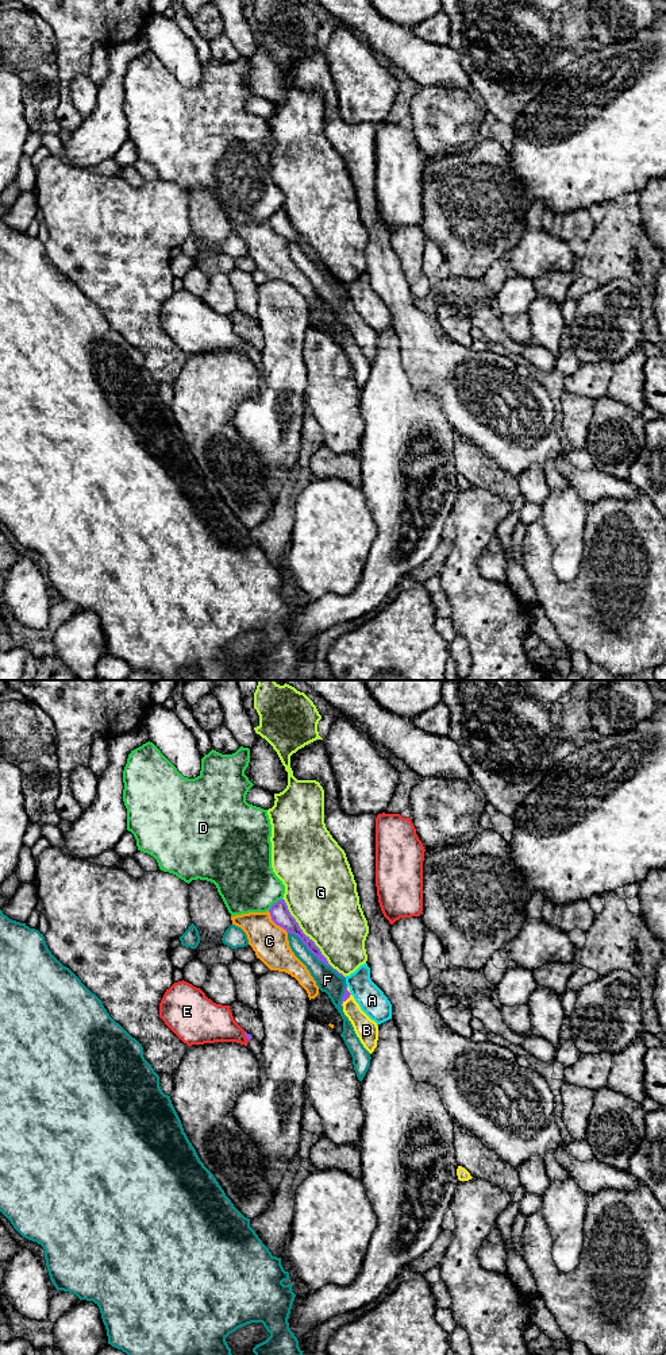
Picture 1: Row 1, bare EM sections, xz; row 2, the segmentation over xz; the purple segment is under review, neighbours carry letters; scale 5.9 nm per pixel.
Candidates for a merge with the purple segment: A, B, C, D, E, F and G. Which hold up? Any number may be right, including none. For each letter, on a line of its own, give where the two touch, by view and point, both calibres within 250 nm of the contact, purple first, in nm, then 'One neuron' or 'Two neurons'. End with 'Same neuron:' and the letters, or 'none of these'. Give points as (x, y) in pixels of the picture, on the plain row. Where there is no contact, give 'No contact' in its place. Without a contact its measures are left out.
A: No contact. Two neurons
B: Touches purple at xz (349, 305). Thickness 40 nm (purple) against 140 nm. One neuron
C: Touches purple at xz (276, 232). Thickness 120 nm (purple) against 220 nm. Two neurons
D: Touches purple at xz (274, 212). Thickness 120 nm (purple) against 360 nm. Two neurons
E: Touches purple at xz (245, 343). Thickness 30 nm (purple) against 260 nm. Two neurons
F: Touches purple at xz (315, 263). Thickness 90 nm (purple) against 140 nm. Two neurons
G: Touches purple at xz (308, 247). Thickness 120 nm (purple) against 420 nm. Two neurons
Same neuron: B

